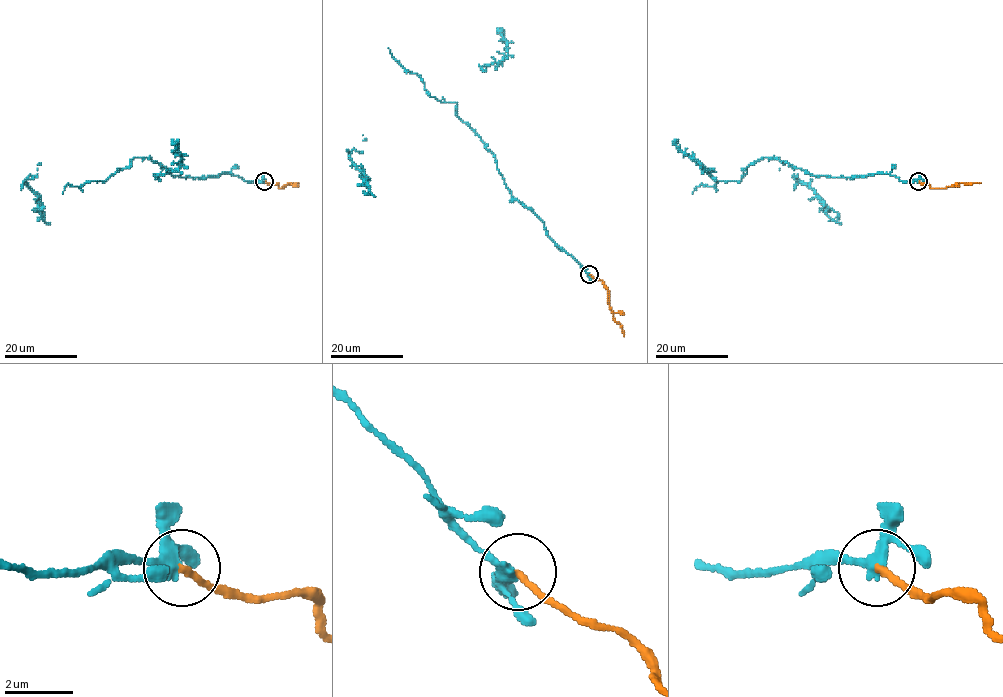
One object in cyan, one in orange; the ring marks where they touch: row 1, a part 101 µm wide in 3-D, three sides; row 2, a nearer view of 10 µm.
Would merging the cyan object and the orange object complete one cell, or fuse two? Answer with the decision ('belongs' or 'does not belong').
belongs

